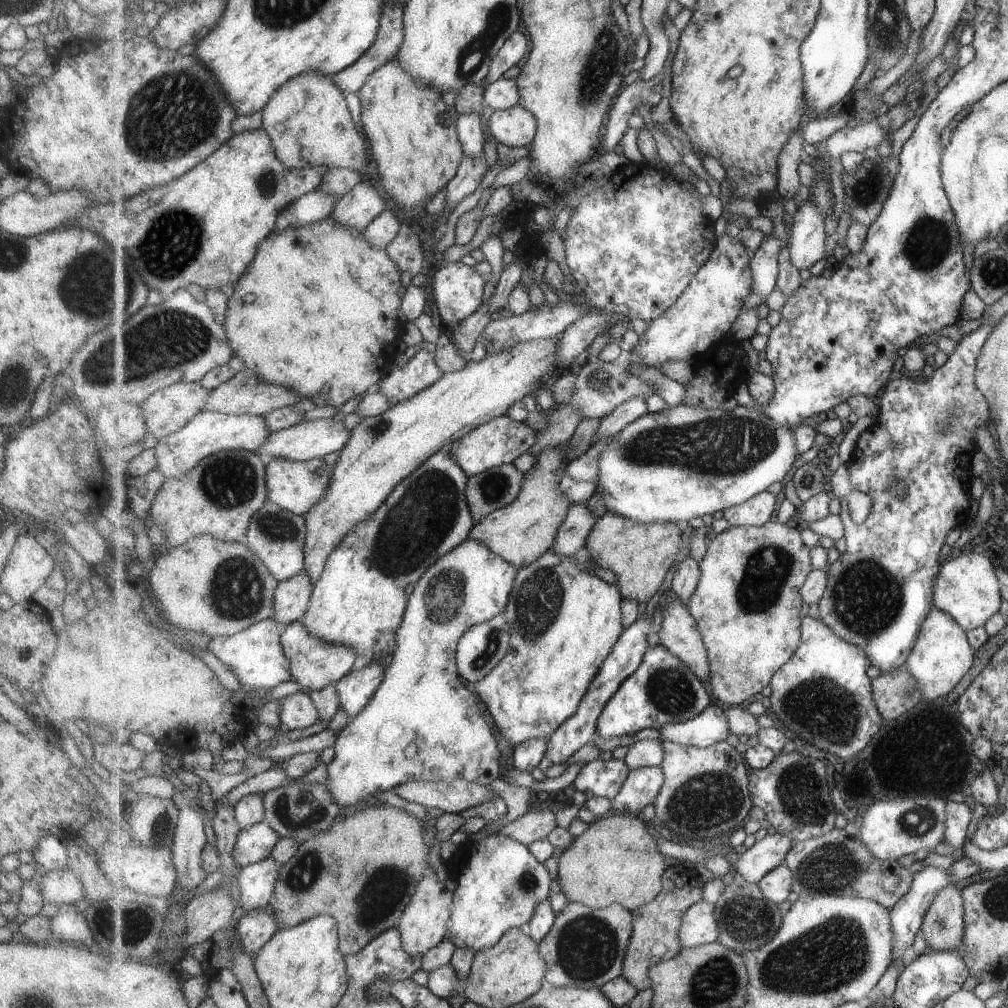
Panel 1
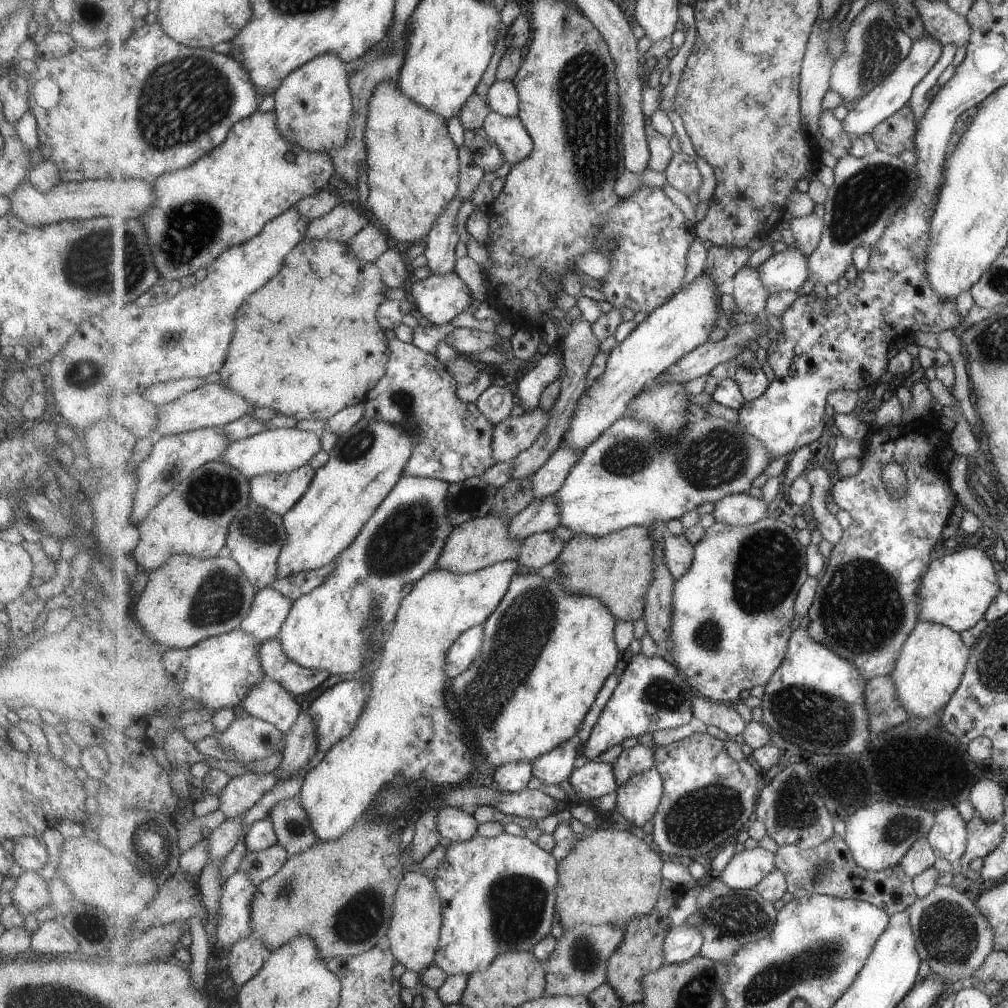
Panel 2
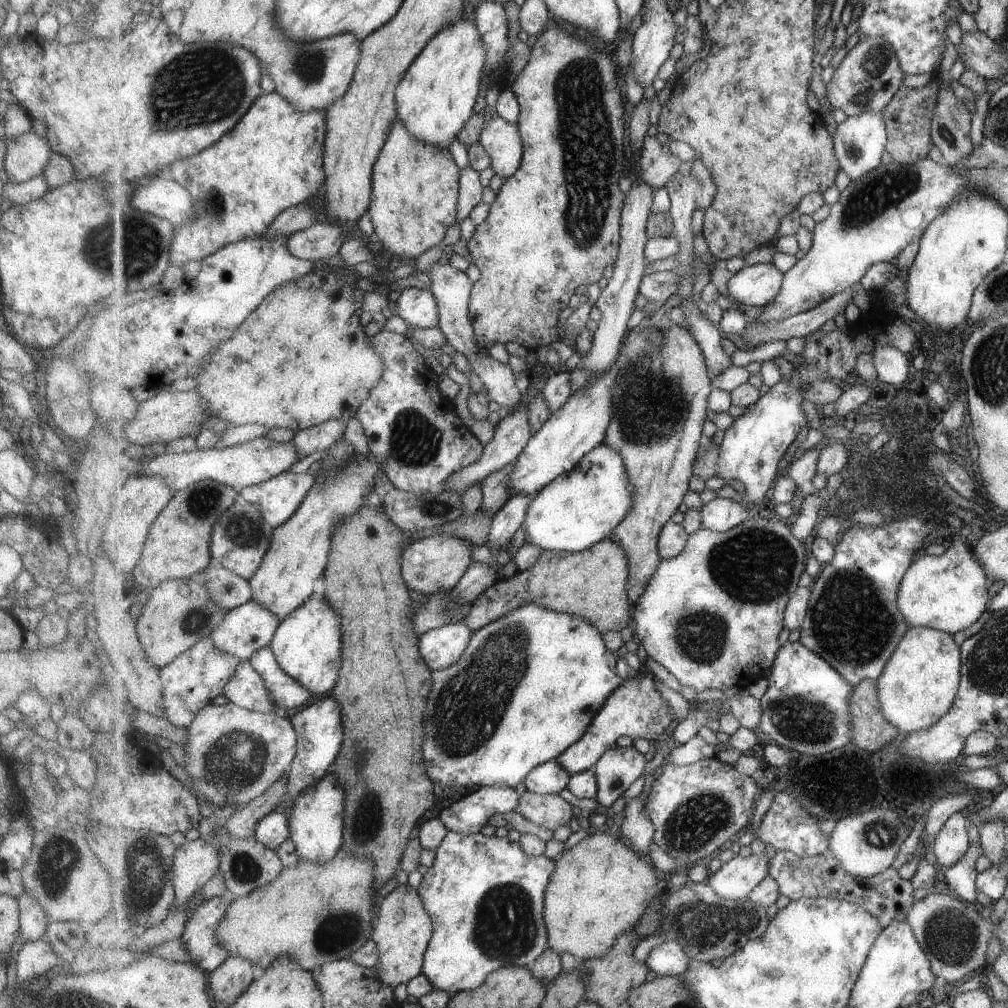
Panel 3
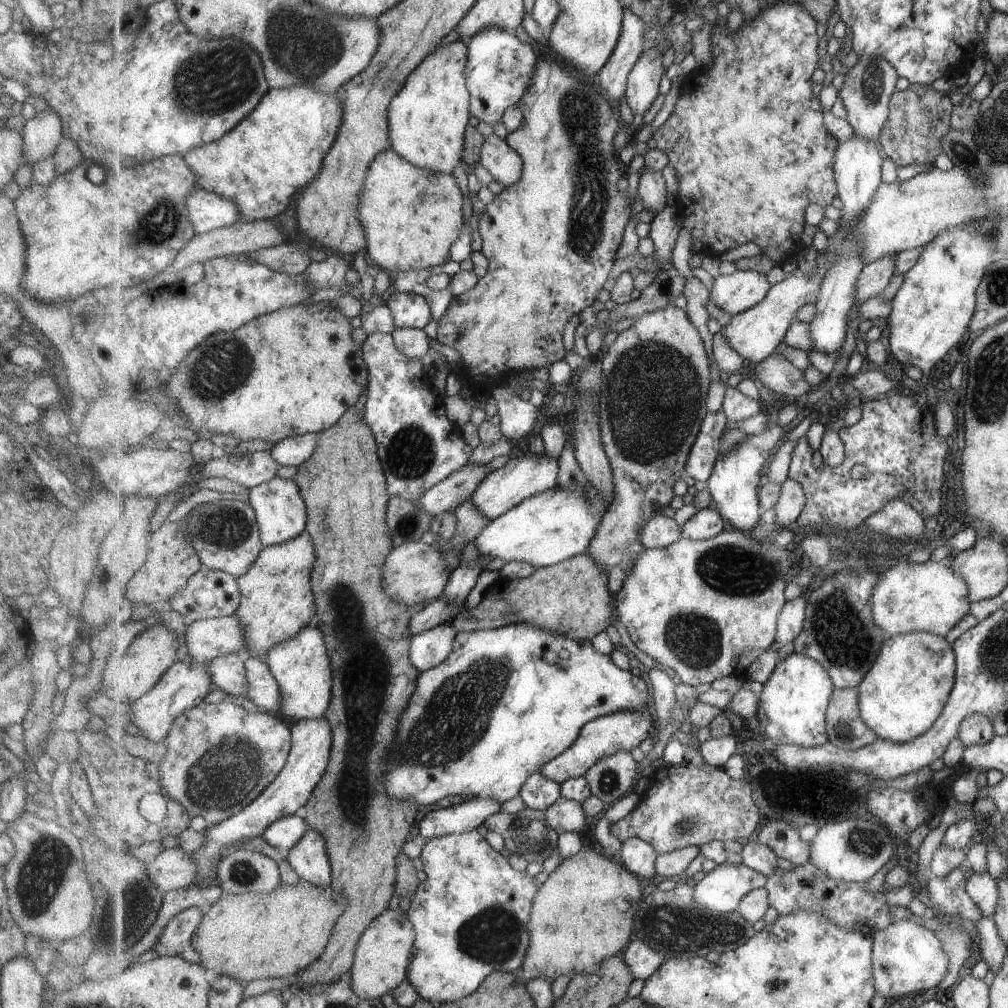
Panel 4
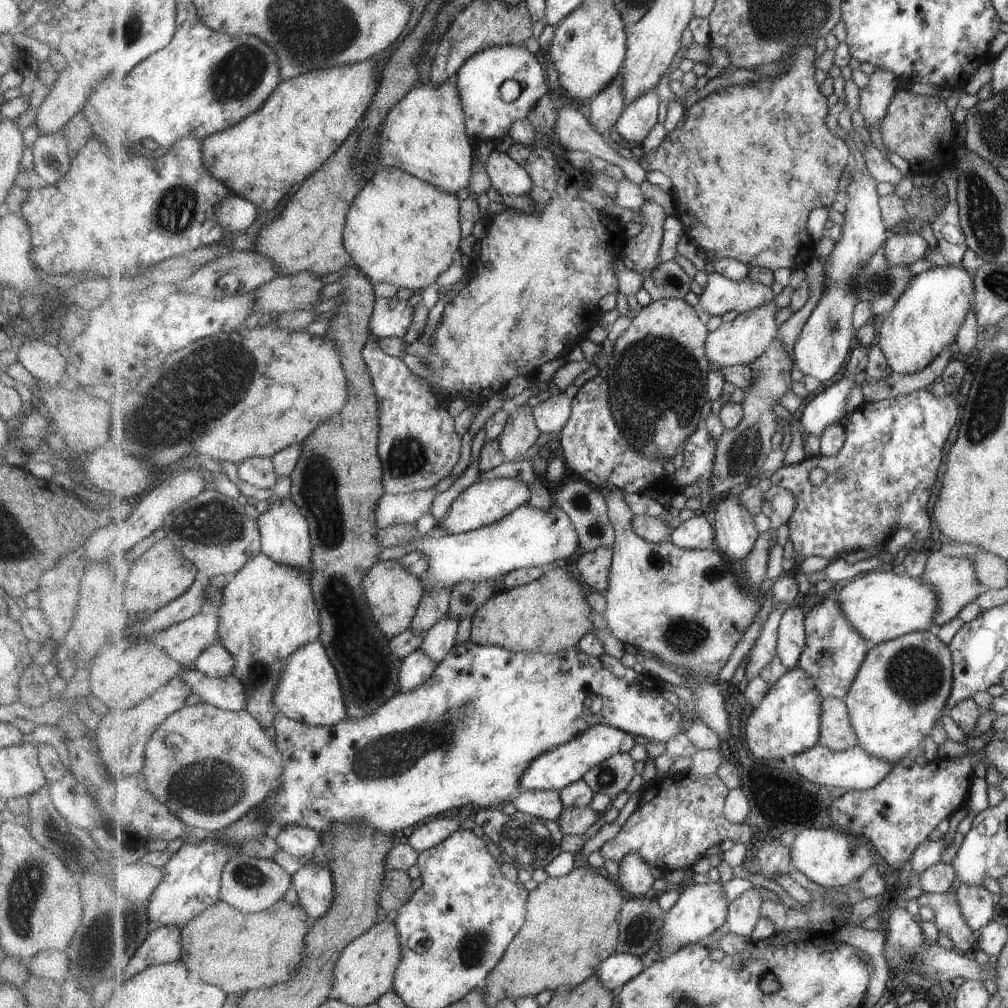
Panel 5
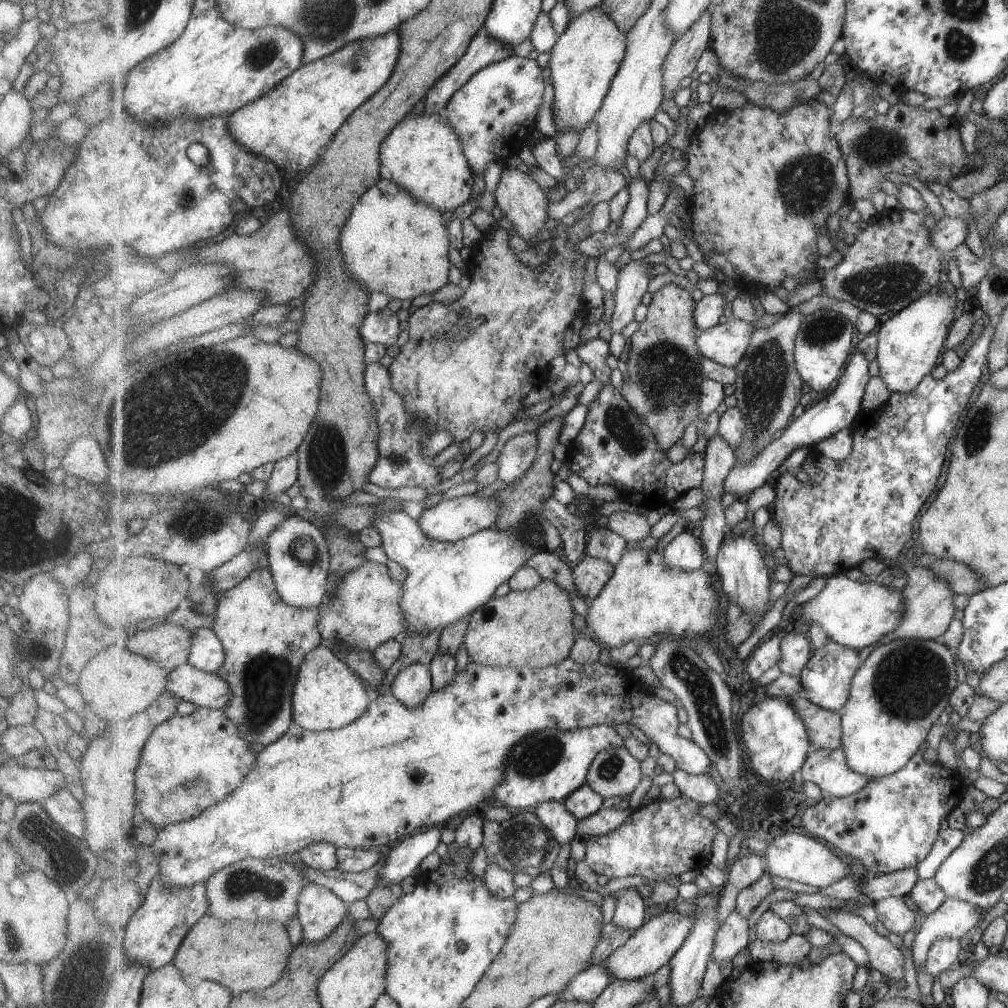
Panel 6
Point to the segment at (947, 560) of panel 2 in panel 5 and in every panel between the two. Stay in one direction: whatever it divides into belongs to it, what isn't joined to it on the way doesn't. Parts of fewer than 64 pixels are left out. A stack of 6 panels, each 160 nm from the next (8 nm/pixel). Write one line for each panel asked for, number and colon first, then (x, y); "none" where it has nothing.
3: (950, 592)
4: (932, 596)
5: (883, 606)

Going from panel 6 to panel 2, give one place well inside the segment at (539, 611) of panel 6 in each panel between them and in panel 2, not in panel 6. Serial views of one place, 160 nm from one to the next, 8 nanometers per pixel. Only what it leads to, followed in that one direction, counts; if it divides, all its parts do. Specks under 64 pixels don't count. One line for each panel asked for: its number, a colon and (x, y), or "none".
2: (618, 568)
3: (593, 583)
4: (573, 598)
5: (552, 614)

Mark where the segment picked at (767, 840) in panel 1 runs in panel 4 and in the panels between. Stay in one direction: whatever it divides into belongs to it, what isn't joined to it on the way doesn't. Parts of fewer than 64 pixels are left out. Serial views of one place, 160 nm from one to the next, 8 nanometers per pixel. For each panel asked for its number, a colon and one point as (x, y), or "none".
2: (747, 869)
3: (736, 879)
4: (721, 890)

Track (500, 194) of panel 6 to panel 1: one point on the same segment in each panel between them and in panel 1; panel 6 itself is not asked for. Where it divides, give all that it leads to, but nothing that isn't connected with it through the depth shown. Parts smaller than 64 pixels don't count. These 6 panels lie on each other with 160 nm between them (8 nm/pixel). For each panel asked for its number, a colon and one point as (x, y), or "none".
1: (517, 127)
2: (510, 135)
3: (502, 141)
4: (497, 156)
5: (508, 177)

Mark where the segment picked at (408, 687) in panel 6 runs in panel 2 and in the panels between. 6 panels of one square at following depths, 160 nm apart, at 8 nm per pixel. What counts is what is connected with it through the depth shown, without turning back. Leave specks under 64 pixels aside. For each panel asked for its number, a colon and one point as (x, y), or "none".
2: (463, 653)
3: (442, 647)
4: (429, 649)
5: (418, 667)

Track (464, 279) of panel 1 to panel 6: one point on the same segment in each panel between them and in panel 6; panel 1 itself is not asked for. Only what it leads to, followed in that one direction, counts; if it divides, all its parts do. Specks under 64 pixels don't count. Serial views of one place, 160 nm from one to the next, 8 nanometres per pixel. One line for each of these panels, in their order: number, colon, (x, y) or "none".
2: (439, 299)
3: (419, 308)
4: (411, 310)
5: (392, 317)
6: (384, 327)

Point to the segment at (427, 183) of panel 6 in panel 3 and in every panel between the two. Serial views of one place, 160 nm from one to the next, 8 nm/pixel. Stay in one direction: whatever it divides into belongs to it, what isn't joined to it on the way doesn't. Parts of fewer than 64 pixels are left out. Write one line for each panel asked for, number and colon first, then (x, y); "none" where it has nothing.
3: (436, 99)
4: (429, 117)
5: (425, 133)

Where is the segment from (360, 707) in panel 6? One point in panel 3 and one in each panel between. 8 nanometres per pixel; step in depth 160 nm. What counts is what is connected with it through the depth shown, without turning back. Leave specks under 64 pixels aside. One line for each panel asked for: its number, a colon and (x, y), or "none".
3: (308, 644)
4: (302, 665)
5: (309, 690)

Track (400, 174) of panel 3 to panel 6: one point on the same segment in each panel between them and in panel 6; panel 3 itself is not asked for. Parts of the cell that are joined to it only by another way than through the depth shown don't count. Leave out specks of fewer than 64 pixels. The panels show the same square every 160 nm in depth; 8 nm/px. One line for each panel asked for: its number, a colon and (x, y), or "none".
4: (412, 215)
5: (401, 229)
6: (394, 243)

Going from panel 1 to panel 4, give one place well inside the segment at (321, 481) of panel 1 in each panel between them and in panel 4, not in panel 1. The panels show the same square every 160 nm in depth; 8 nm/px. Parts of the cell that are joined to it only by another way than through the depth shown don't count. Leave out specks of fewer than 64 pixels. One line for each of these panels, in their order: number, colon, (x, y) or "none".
2: (279, 492)
3: (278, 499)
4: (282, 513)

